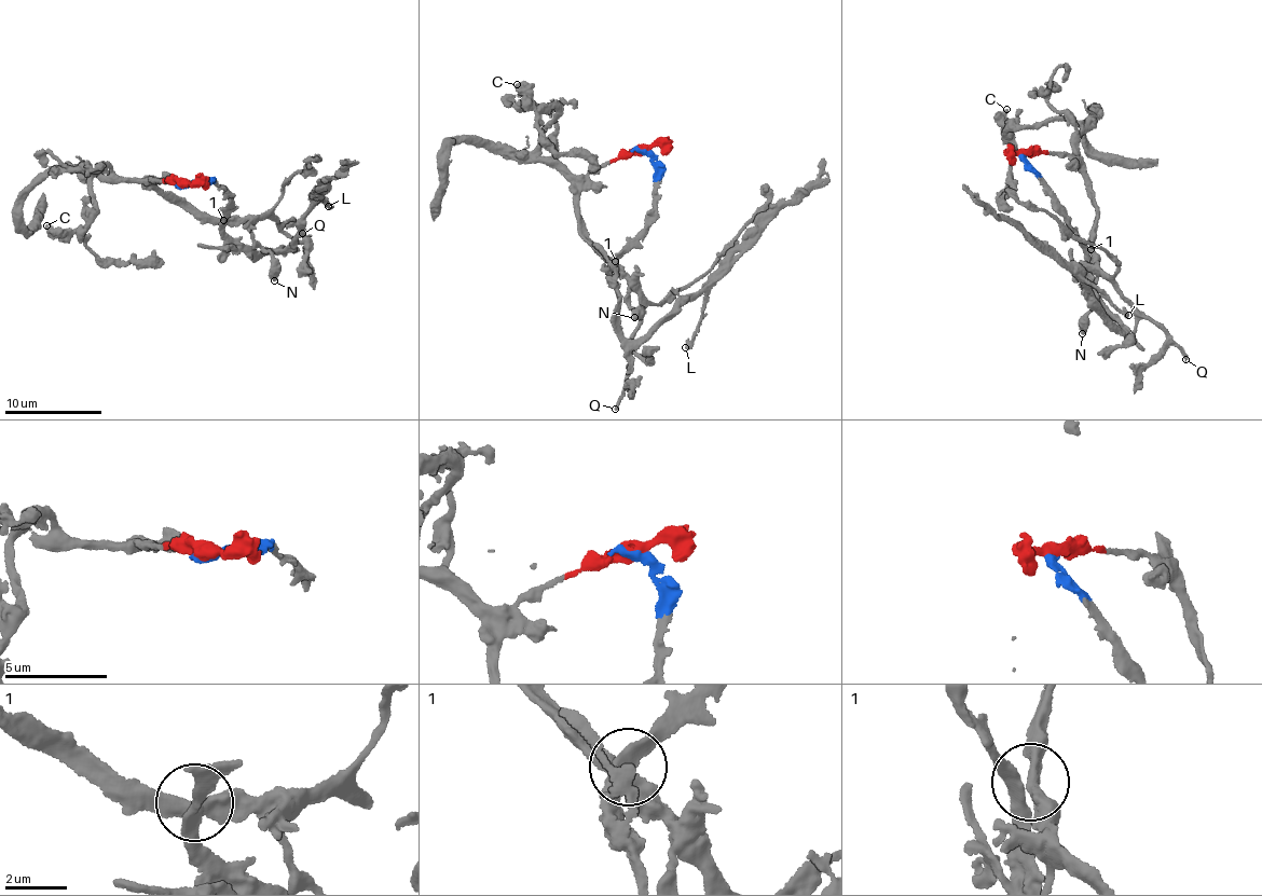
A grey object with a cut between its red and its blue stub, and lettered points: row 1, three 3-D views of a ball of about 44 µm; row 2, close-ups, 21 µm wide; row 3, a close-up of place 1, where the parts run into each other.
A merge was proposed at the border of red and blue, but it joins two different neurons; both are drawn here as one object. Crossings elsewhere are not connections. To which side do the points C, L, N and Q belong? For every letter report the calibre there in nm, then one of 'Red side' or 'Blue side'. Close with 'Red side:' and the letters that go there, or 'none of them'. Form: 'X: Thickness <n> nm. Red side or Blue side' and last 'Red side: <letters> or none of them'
C: Thickness 480 nm. Red side
L: Thickness 360 nm. Blue side
N: Thickness 480 nm. Red side
Q: Thickness 240 nm. Red side
Red side: C, N, Q

